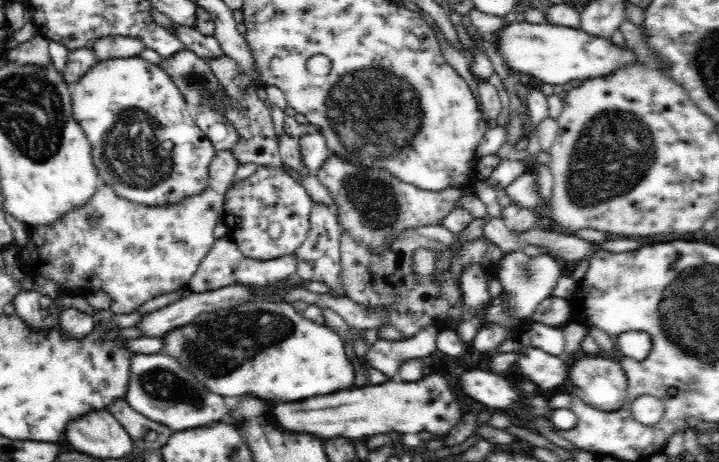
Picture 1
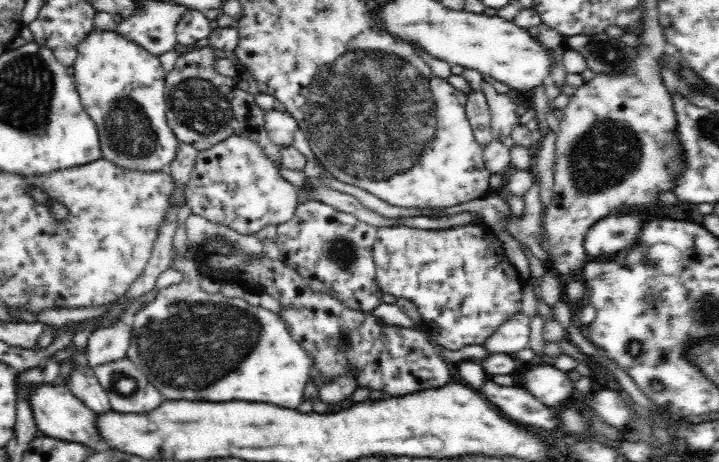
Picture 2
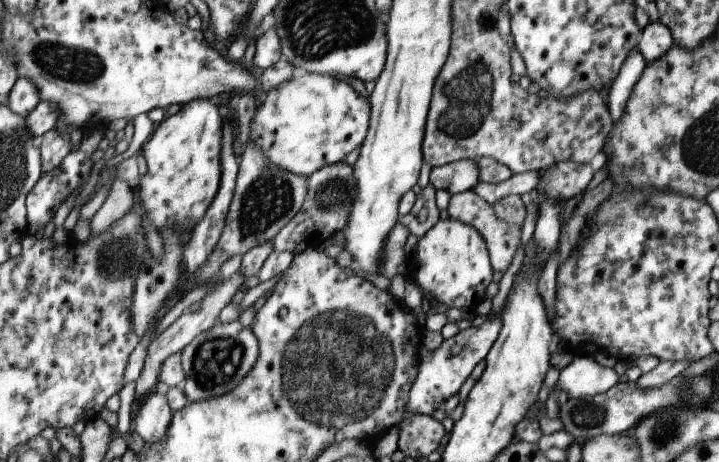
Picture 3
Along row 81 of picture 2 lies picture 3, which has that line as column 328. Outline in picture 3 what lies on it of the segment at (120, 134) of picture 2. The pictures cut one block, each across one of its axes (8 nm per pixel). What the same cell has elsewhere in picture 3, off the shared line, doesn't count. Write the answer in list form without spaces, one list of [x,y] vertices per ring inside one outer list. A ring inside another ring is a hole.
[[[325,74],[295,76],[263,94],[255,108],[251,142],[261,148],[271,164],[305,178],[323,166],[343,162],[347,154],[357,150],[371,120],[369,98],[361,98],[347,82]]]

